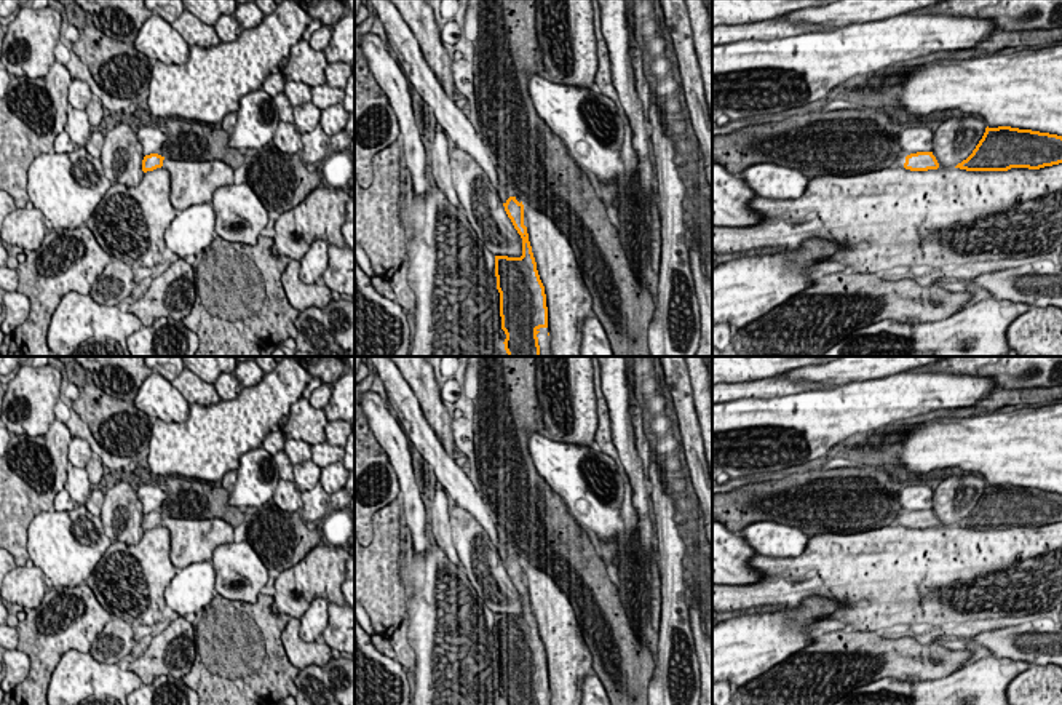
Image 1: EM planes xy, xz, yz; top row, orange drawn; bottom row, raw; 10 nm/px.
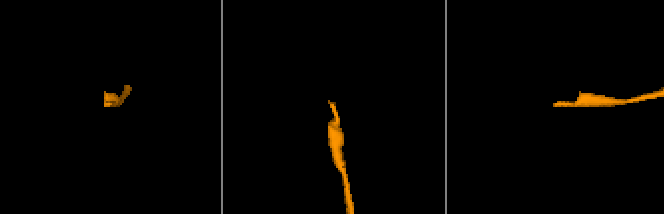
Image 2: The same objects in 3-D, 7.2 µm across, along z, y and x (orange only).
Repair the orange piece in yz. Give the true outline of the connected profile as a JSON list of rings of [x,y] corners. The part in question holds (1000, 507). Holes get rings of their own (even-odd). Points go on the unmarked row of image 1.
[[[1011,484],[985,486],[973,512],[955,526],[966,529],[1040,528],[1062,521],[1062,494]]]

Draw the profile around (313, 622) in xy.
[[[316,598],[310,603],[308,609],[300,617],[299,635],[303,641],[321,641],[323,631],[327,627],[327,607],[329,601],[324,598]]]

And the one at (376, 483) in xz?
[[[355,401],[355,534],[361,545],[372,542],[372,516],[394,499],[399,499],[398,475]]]

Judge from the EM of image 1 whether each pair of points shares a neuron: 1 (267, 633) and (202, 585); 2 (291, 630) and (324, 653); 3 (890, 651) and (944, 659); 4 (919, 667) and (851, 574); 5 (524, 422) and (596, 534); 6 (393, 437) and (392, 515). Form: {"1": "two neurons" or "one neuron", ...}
{"1": "two neurons", "2": "one neuron", "3": "one neuron", "4": "two neurons", "5": "two neurons", "6": "two neurons"}

